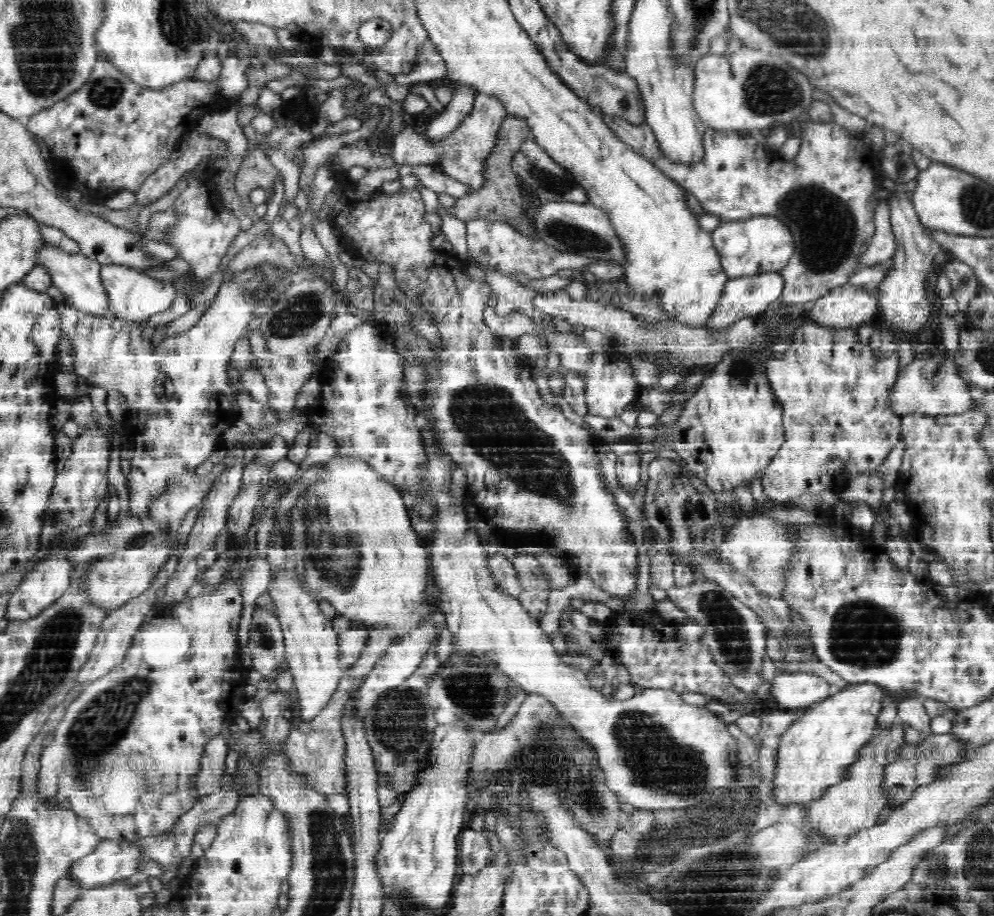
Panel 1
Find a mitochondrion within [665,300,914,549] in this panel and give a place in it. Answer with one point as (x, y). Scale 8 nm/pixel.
(741, 366)

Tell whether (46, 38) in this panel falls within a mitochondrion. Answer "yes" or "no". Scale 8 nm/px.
yes

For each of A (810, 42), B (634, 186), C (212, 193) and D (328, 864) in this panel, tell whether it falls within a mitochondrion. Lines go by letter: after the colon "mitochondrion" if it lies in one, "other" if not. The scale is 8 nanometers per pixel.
A: mitochondrion
B: other
C: other
D: mitochondrion

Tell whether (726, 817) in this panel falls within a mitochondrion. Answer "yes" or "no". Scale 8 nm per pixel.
yes

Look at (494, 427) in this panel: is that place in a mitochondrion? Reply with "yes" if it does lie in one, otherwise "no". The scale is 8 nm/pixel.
yes

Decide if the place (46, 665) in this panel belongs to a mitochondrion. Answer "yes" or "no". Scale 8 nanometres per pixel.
yes

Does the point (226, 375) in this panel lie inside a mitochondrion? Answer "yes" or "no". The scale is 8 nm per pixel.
no

